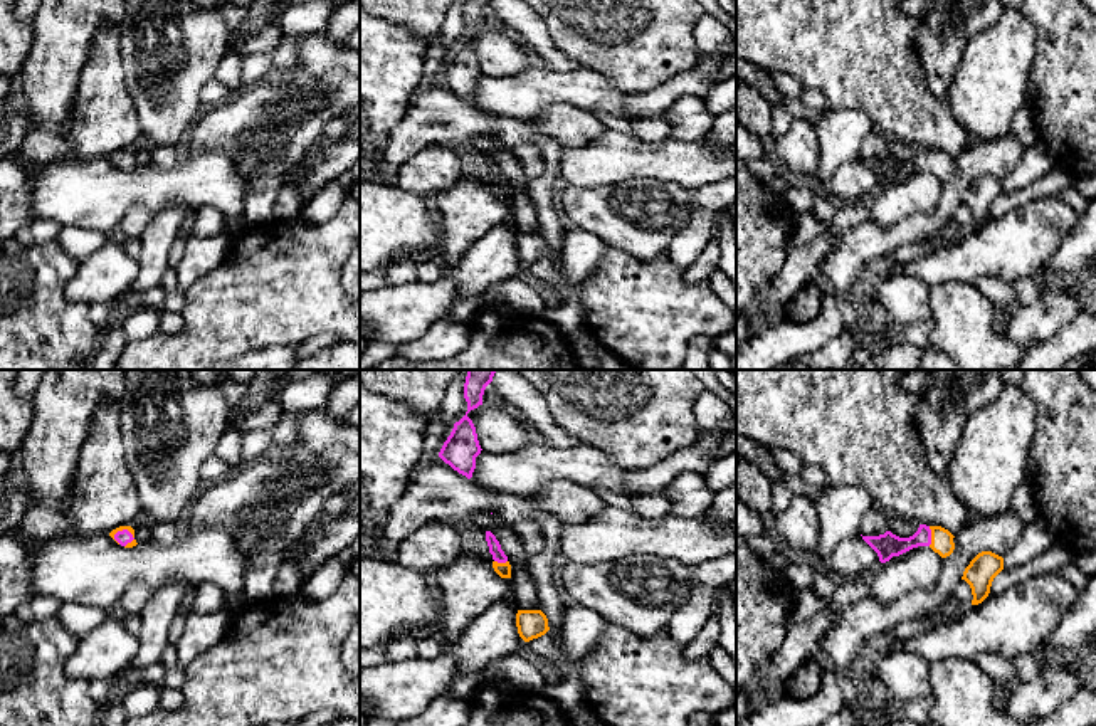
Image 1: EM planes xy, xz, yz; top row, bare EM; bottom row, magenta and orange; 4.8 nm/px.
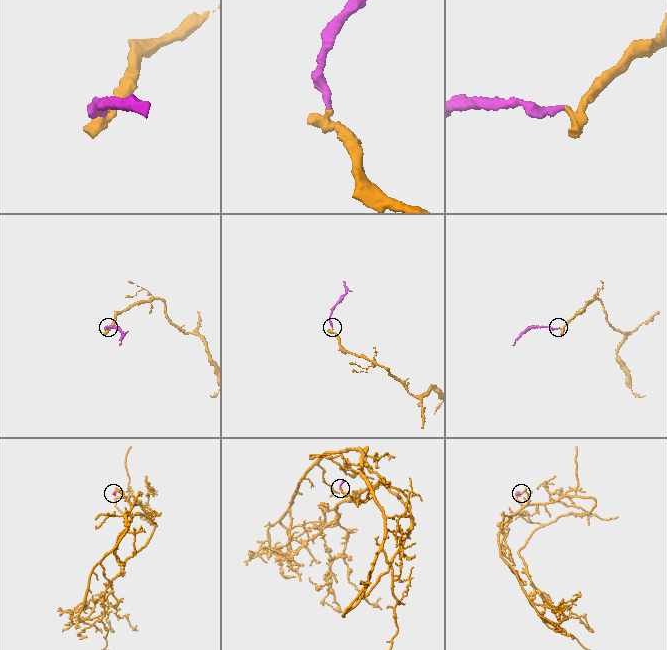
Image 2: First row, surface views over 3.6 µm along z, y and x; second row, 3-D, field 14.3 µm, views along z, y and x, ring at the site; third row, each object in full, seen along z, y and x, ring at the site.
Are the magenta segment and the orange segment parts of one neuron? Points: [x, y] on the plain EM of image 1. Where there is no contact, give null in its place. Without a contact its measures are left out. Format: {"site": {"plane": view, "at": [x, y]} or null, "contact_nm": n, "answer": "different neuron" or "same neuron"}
{"site": {"plane": "yz", "at": [930, 160]}, "contact_nm": 100, "answer": "same neuron"}

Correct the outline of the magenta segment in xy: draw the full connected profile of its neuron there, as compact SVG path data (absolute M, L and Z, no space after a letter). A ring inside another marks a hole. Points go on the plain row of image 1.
M119 150L109 156L109 160L124 171L136 170L134 153L131 150Z

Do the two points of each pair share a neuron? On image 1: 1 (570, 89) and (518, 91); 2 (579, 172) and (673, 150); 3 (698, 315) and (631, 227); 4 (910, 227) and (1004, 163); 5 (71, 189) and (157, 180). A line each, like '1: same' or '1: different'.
1: same
2: same
3: different
4: same
5: same

